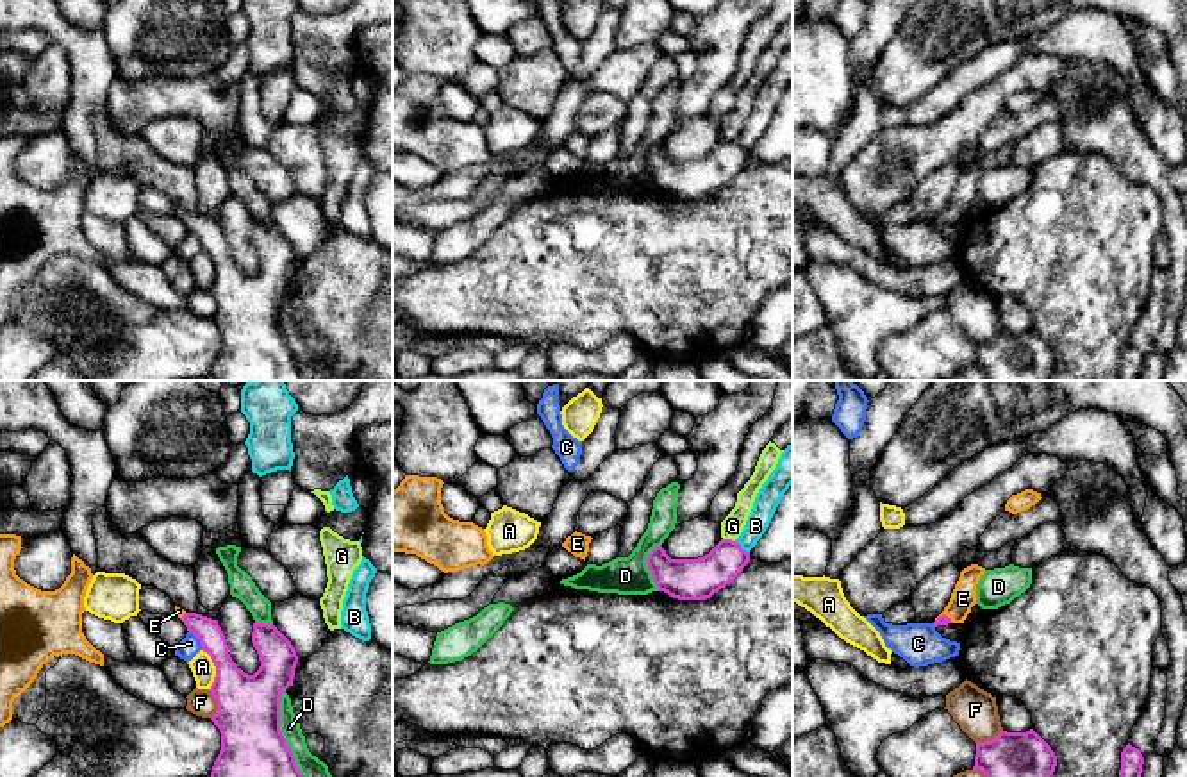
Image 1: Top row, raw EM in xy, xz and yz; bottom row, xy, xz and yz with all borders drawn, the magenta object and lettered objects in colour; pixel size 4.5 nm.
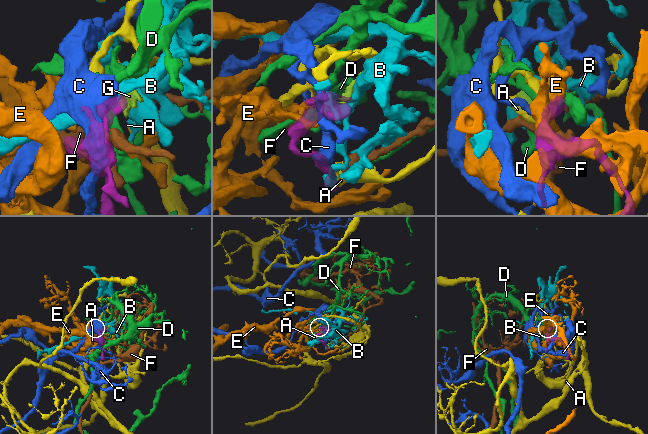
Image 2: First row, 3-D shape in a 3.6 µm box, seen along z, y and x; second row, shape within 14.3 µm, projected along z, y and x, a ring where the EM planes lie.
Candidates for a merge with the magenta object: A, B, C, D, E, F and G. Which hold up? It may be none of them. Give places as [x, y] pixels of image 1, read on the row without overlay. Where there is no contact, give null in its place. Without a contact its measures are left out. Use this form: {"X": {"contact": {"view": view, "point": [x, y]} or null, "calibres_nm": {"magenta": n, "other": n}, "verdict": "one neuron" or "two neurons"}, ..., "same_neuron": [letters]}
{"A": {"contact": {"view": "xy", "point": [216, 270]}, "calibres_nm": {"magenta": 280, "other": 110}, "verdict": "two neurons"}, "B": {"contact": {"view": "xz", "point": [739, 147]}, "calibres_nm": {"magenta": 190, "other": 110}, "verdict": "two neurons"}, "C": {"contact": {"view": "xy", "point": [199, 238]}, "calibres_nm": {"magenta": 160, "other": 90}, "verdict": "two neurons"}, "D": {"contact": {"view": "xy", "point": [282, 334]}, "calibres_nm": {"magenta": 380, "other": 130}, "verdict": "two neurons"}, "E": {"contact": {"view": "yz", "point": [943, 215]}, "calibres_nm": {"magenta": 50, "other": 110}, "verdict": "one neuron"}, "F": {"contact": {"view": "xy", "point": [216, 302]}, "calibres_nm": {"magenta": 280, "other": 120}, "verdict": "two neurons"}, "G": {"contact": {"view": "xz", "point": [729, 140]}, "calibres_nm": {"magenta": 190, "other": 100}, "verdict": "two neurons"}, "same_neuron": ["E"]}

